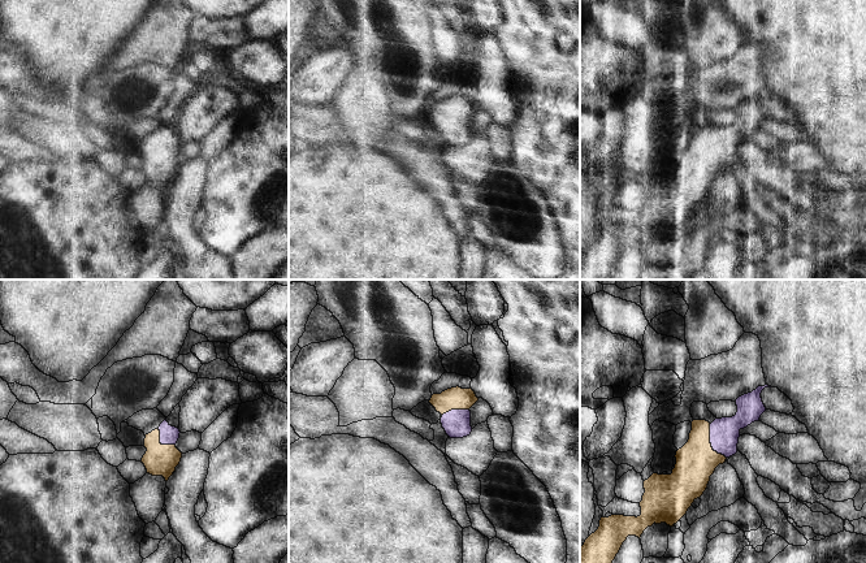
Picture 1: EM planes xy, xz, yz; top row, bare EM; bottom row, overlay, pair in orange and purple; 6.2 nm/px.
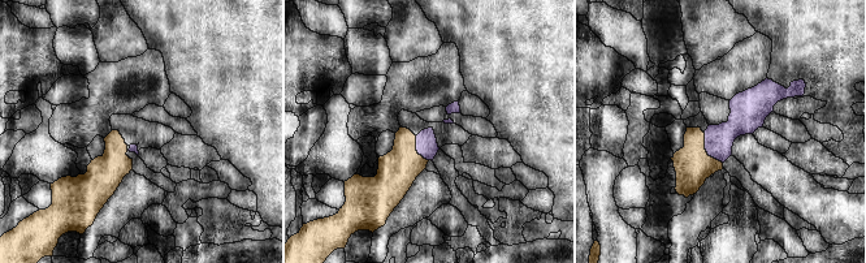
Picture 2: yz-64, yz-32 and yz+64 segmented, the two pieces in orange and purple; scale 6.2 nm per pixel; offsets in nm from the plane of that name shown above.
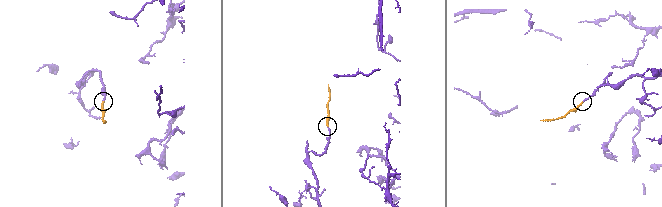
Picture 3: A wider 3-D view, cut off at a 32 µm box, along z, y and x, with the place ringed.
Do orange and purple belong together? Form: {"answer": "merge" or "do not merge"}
{"answer": "merge"}

